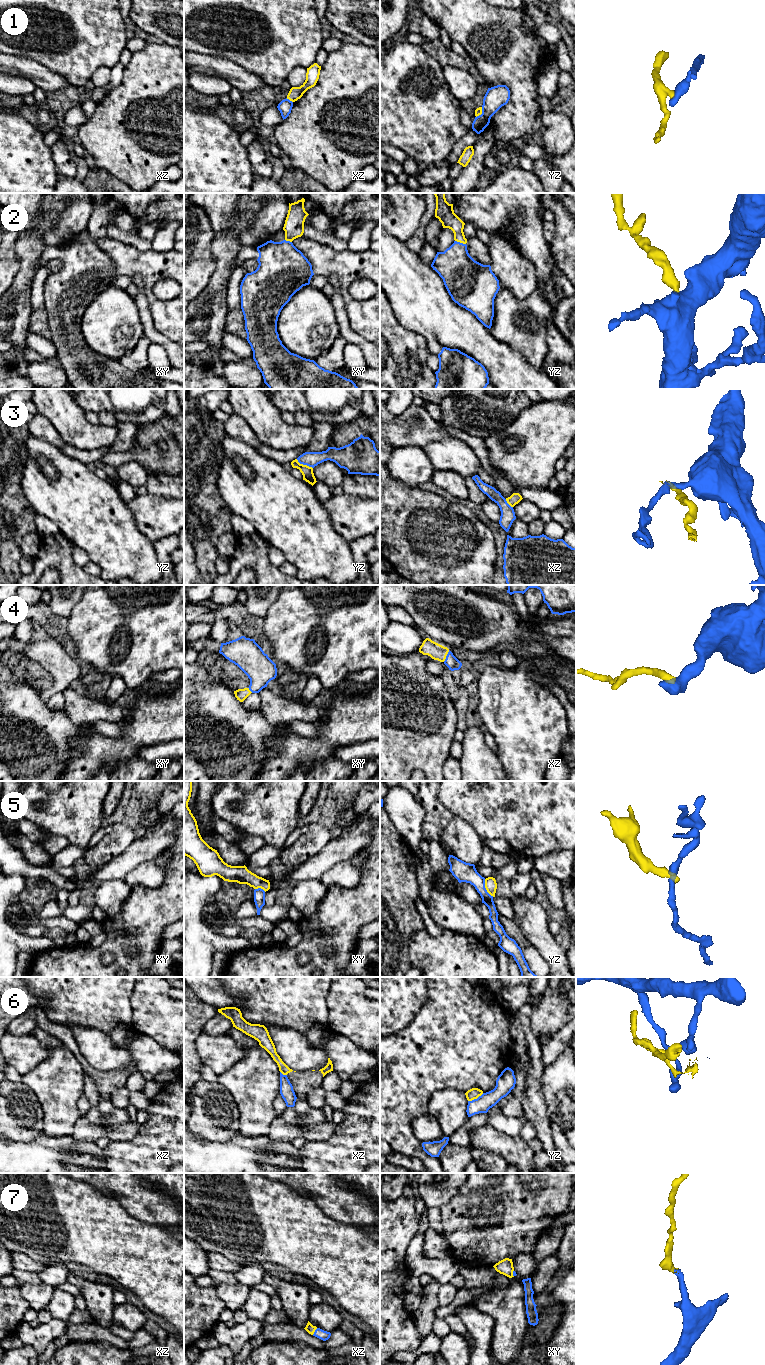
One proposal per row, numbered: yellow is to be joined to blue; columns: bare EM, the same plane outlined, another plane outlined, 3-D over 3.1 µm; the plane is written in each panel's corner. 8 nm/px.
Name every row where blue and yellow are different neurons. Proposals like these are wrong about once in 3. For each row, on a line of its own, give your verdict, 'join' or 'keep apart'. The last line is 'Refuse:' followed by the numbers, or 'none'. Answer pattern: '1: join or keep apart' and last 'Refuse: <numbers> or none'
1: keep apart
2: join
3: keep apart
4: join
5: keep apart
6: keep apart
7: join
Refuse: 1, 3, 5, 6

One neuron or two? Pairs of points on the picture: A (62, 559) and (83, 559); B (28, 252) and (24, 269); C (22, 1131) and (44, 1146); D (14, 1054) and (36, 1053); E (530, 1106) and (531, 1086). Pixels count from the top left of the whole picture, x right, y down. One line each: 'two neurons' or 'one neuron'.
A: two neurons
B: one neuron
C: two neurons
D: one neuron
E: one neuron

